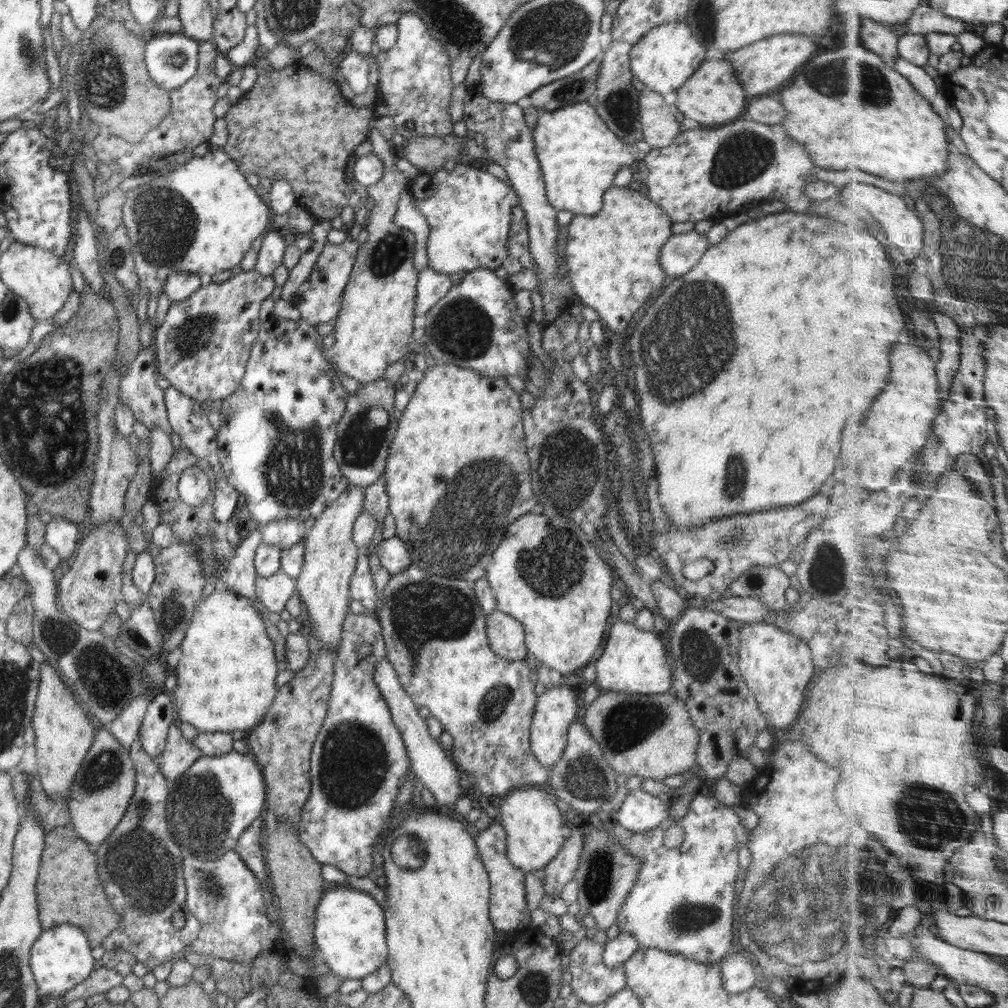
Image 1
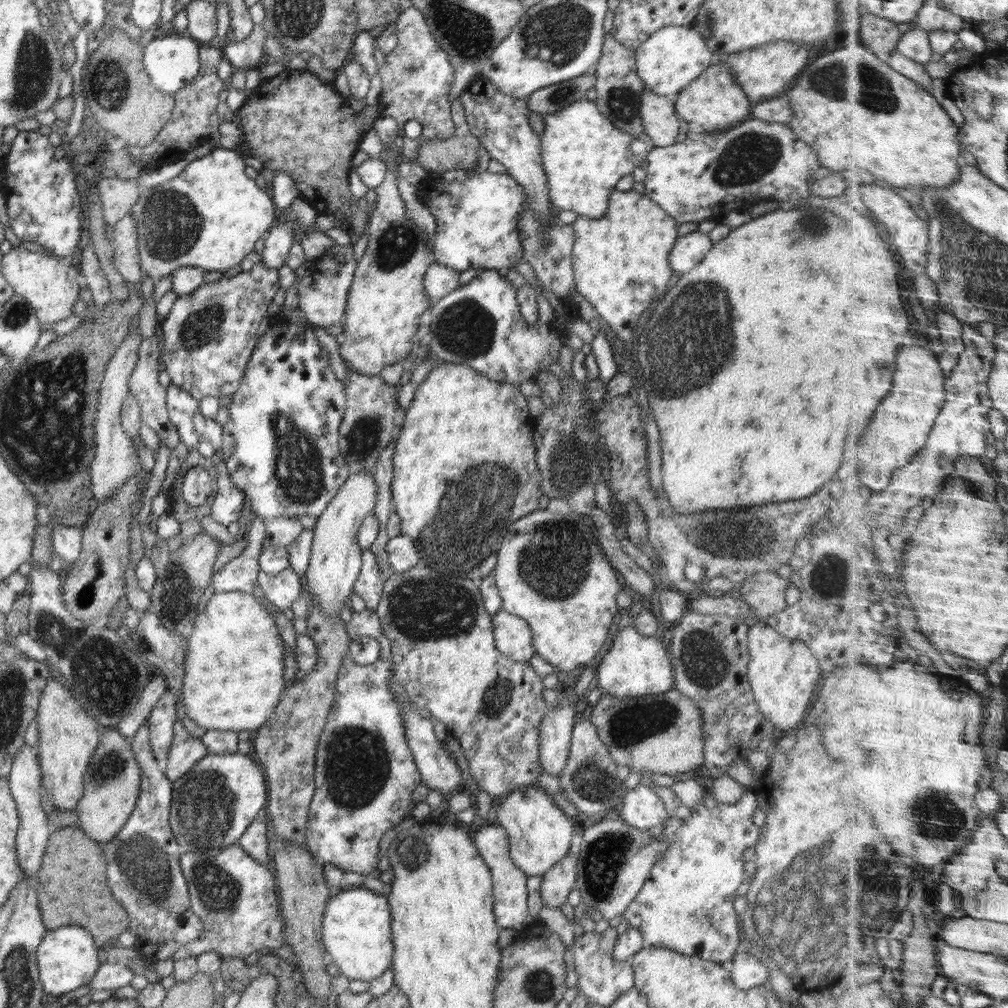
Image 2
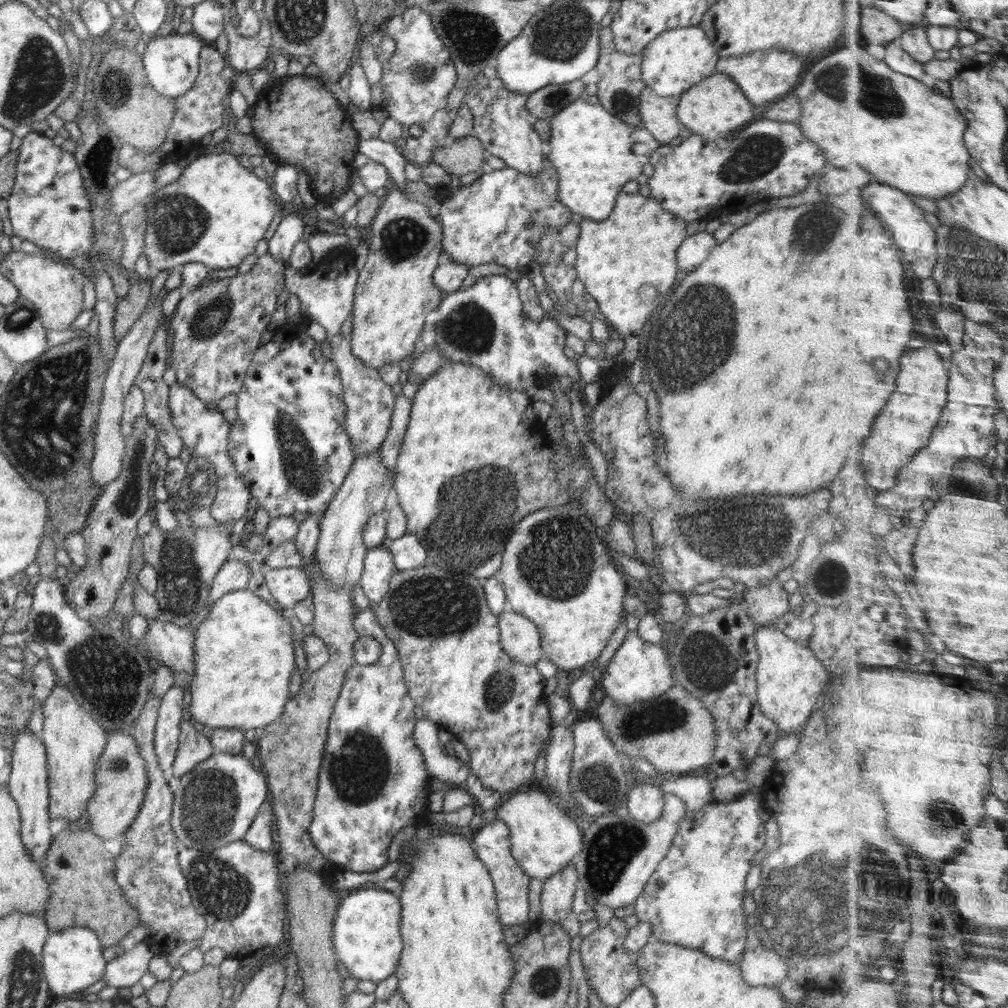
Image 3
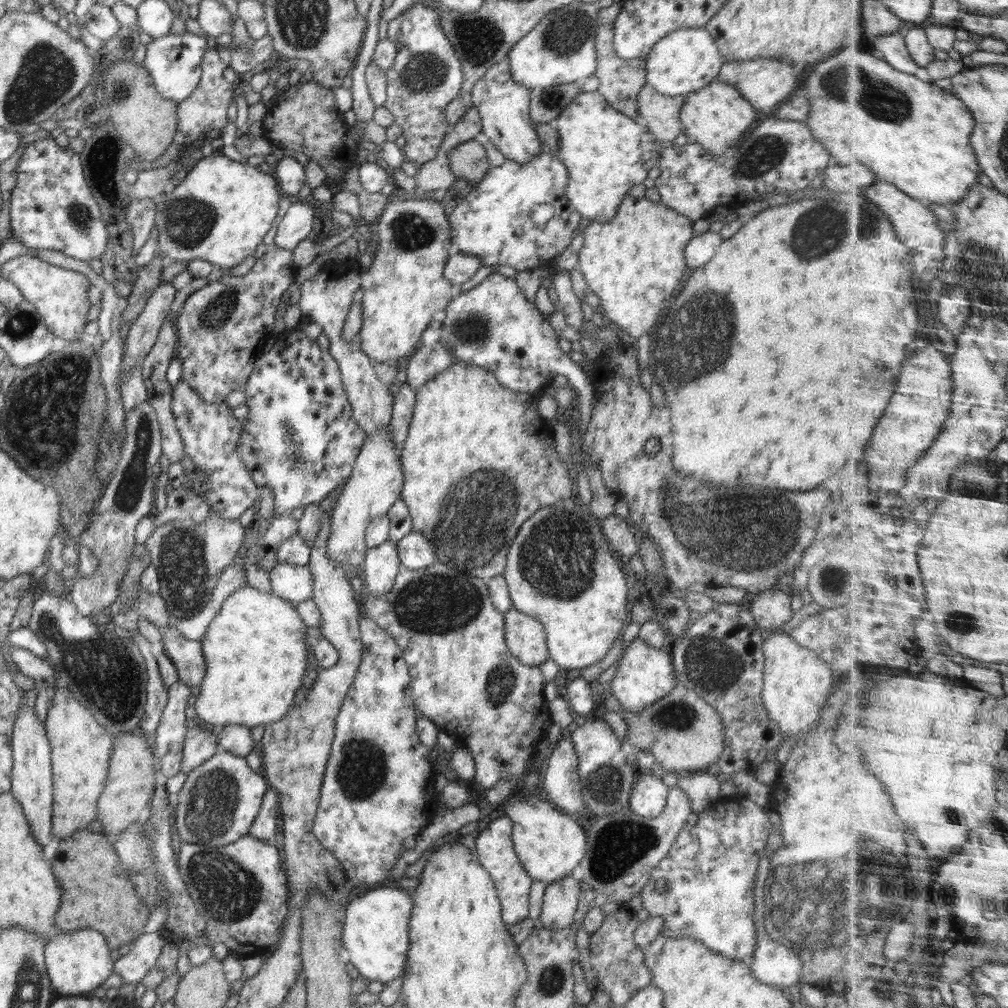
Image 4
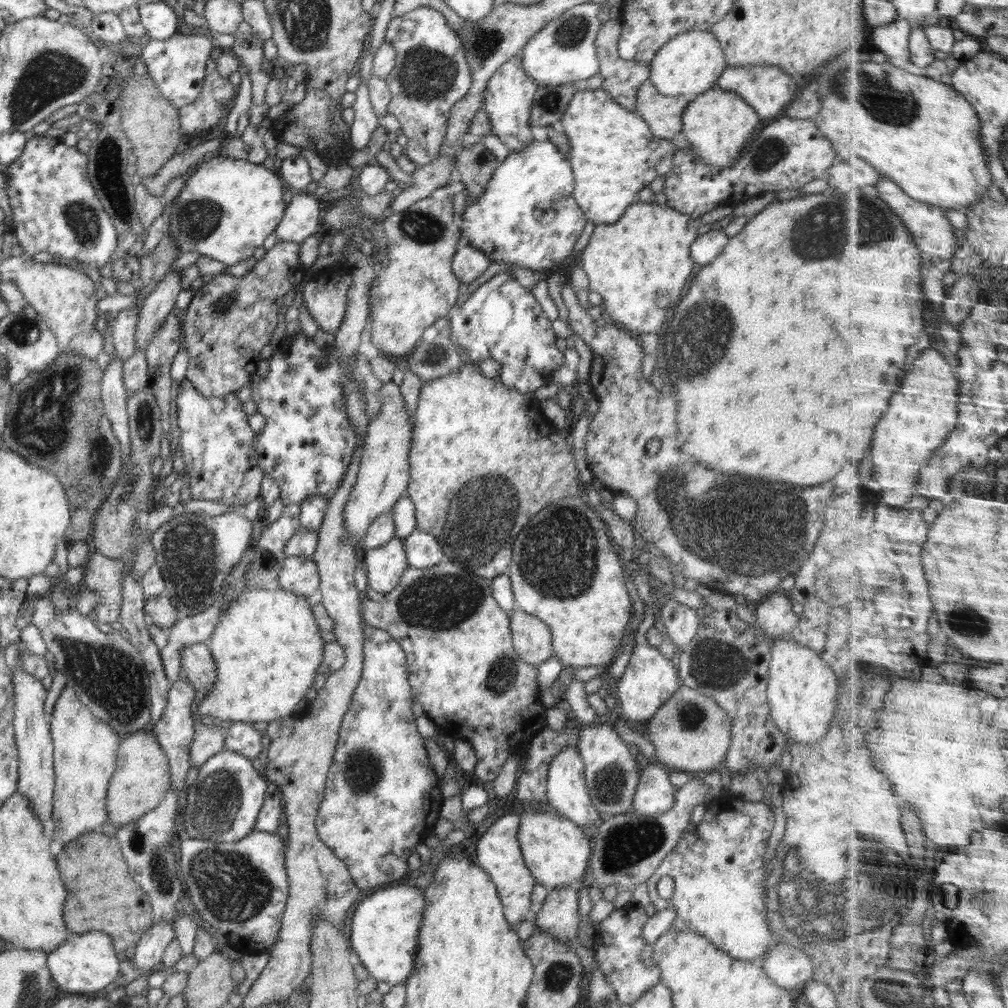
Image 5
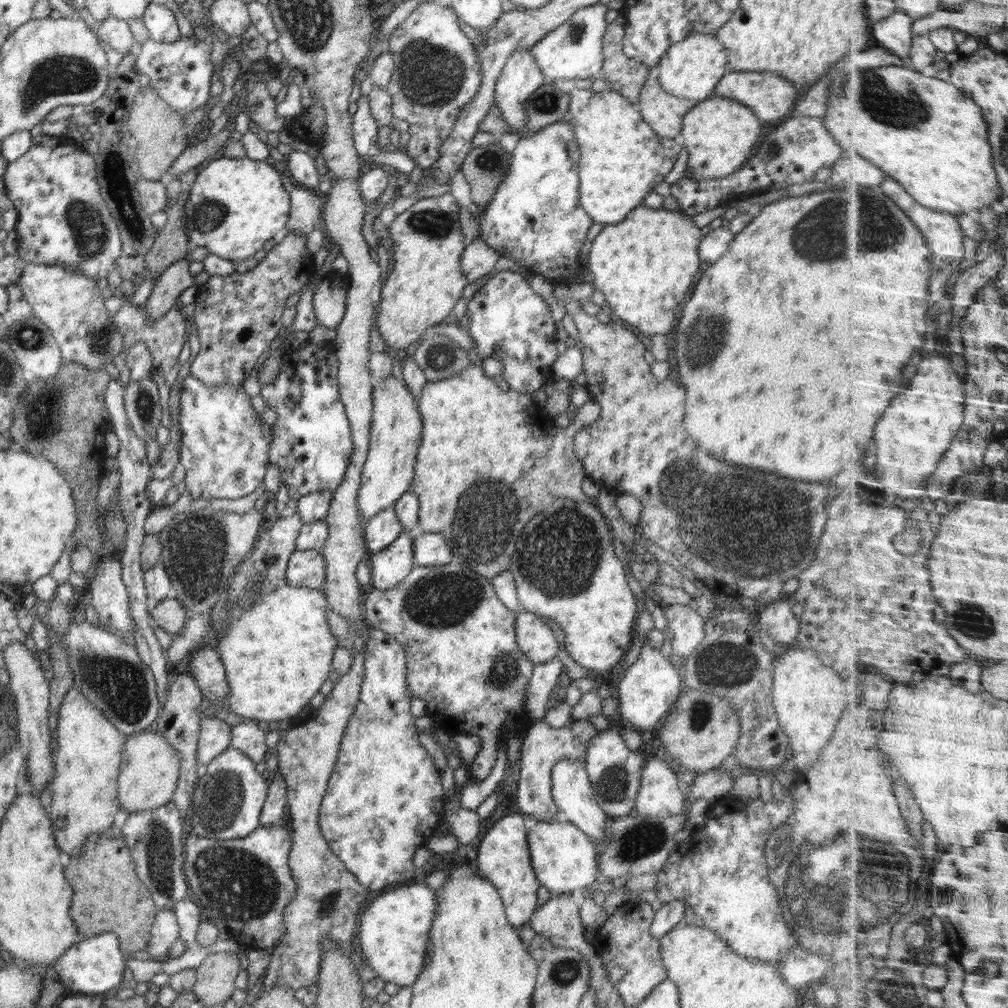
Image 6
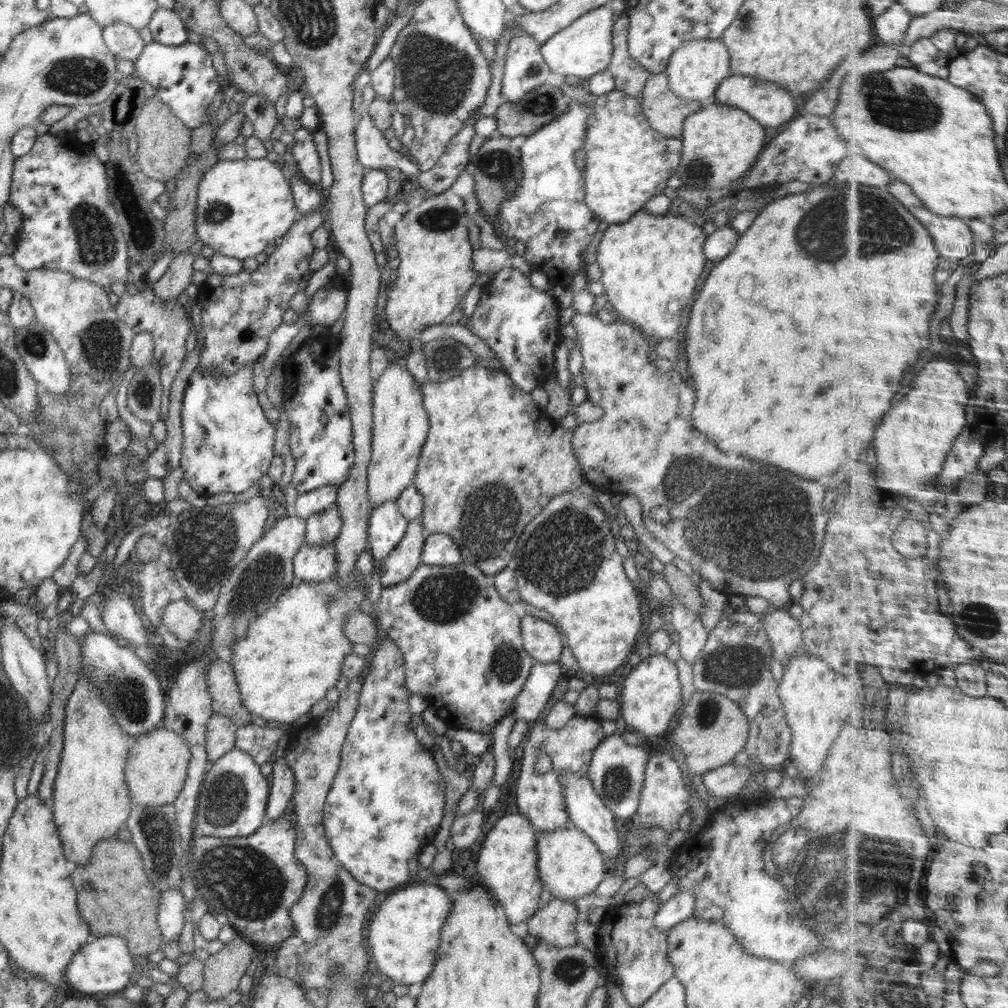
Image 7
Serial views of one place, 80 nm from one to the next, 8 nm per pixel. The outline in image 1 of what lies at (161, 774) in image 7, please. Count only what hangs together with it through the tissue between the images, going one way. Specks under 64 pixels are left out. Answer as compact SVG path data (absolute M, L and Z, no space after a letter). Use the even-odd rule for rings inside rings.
M106 729L96 732L94 742L75 776L71 788L72 796L67 802L70 826L82 840L96 847L112 834L132 802L135 780L136 770L129 749L124 748Z

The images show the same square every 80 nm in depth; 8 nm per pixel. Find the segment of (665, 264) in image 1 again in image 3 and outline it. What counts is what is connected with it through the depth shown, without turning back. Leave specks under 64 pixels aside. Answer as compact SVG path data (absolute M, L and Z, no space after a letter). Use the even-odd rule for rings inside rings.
M707 231L687 236L676 251L678 268L681 275L693 271L718 246L716 238Z

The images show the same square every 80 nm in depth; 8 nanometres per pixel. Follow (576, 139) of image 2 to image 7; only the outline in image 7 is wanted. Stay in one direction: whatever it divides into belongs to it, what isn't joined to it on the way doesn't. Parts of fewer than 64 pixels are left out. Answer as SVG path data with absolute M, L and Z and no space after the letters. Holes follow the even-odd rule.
M567 84L560 89L567 100L586 103L592 111L587 119L587 135L583 146L586 151L586 171L583 172L584 202L602 222L610 225L626 222L630 216L643 210L643 206L652 196L662 193L666 188L668 179L676 173L680 164L683 142L676 137L664 136L649 126L641 108L640 98L628 96L616 89L600 96L594 95L586 87L577 85Z

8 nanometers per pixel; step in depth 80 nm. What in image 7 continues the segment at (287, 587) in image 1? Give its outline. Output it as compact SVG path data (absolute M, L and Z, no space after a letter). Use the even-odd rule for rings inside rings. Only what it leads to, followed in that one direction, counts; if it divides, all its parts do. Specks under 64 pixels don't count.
M334 542L328 545L304 544L294 556L296 582L318 583L330 579L338 567L336 554Z

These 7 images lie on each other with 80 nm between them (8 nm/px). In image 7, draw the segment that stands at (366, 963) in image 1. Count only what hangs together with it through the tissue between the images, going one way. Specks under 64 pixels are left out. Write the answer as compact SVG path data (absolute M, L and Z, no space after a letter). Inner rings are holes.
M439 885L403 886L402 889L388 895L370 917L367 926L368 951L378 968L379 976L390 978L401 985L423 984L429 977L437 959L437 950L441 941L441 928L449 915L452 897L444 893Z

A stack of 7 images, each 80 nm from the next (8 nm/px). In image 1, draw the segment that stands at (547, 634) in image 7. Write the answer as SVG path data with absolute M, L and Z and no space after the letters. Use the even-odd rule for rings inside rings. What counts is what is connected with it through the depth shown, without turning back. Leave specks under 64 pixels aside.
M494 609L485 617L486 636L492 651L510 661L524 661L524 658L528 657L524 625L498 609Z

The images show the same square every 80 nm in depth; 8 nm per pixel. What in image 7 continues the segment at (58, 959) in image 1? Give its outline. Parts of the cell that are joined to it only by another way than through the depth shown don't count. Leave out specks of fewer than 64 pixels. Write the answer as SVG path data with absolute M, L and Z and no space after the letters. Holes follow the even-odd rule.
M106 935L93 938L77 950L67 964L66 984L86 995L92 996L101 992L113 994L131 985L131 974L136 974L135 964L126 941L121 936Z

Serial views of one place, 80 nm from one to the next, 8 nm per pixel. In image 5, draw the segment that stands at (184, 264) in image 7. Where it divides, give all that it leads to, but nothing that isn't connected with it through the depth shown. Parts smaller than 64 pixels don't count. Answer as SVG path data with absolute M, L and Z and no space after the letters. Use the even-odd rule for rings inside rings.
M168 271L156 288L139 305L138 326L135 331L135 349L144 350L151 338L162 327L167 316L175 310L176 297L182 290L181 271Z

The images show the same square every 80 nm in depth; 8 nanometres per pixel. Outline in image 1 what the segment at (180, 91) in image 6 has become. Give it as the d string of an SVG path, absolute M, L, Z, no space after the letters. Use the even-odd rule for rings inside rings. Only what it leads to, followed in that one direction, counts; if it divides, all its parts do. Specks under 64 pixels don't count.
M167 34L146 38L144 62L150 79L166 91L181 88L191 81L198 70L199 44L183 34ZM174 54L182 54L186 62L174 66L168 60Z

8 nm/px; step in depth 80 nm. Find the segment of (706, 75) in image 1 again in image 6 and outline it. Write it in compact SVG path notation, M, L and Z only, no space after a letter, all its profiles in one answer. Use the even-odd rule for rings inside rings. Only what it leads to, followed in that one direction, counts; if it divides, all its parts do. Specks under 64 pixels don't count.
M714 94L712 98L698 101L684 114L680 140L689 154L684 178L692 180L718 180L734 174L750 158L754 144L762 136L763 123L750 108L736 100Z

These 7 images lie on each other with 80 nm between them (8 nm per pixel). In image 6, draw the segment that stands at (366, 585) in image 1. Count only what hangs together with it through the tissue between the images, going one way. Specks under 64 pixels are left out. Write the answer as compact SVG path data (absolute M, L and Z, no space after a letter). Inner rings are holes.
M403 532L382 552L367 555L371 568L371 583L369 588L391 590L403 582L414 563L415 532Z

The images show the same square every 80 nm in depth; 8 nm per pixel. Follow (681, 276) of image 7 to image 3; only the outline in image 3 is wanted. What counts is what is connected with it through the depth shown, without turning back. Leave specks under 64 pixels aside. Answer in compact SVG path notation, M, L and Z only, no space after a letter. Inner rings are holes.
M621 192L615 200L610 216L603 221L583 218L579 223L580 234L576 246L576 262L573 267L575 276L585 286L591 298L597 302L597 315L606 321L610 329L619 333L625 342L621 353L615 358L615 364L631 366L636 360L640 348L640 331L652 316L654 308L662 306L666 298L678 284L681 273L678 268L676 251L686 236L688 222L668 212L651 197L638 193Z

